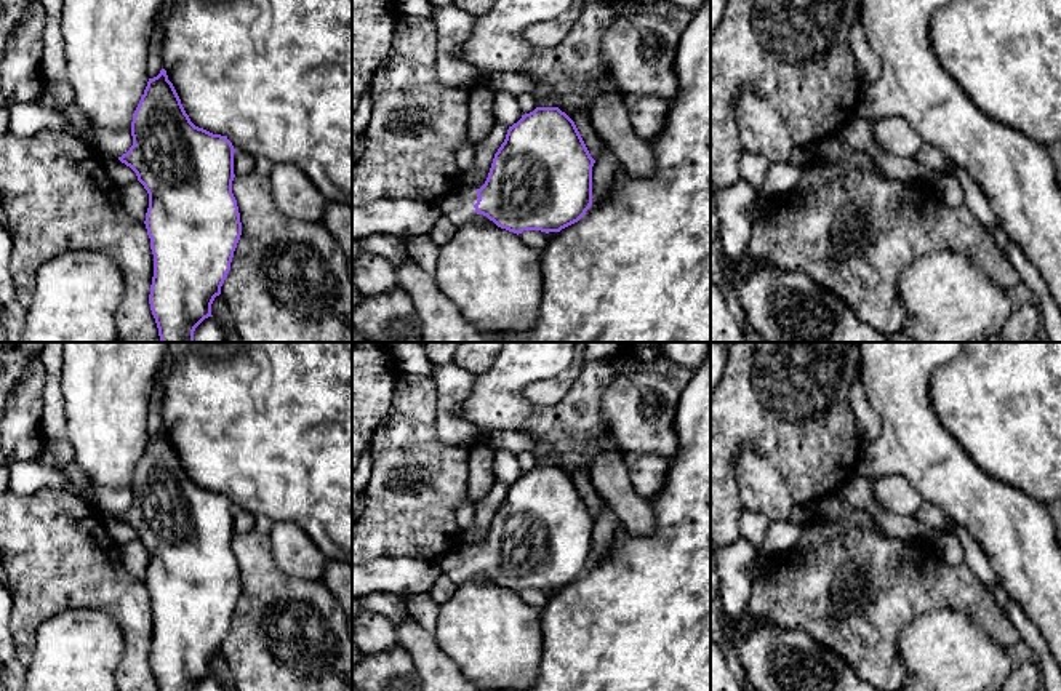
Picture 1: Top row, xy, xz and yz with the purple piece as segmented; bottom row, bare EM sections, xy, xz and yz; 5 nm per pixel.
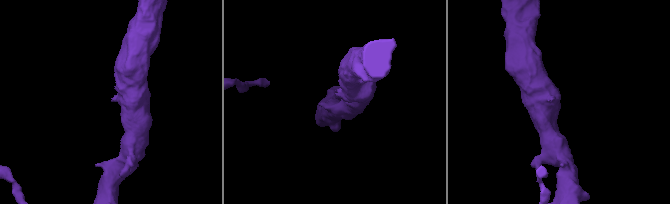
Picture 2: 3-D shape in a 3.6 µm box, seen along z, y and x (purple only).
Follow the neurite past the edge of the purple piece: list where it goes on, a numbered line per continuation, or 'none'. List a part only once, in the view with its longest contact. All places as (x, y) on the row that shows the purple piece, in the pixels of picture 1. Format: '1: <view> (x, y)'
1: xz (458, 207)

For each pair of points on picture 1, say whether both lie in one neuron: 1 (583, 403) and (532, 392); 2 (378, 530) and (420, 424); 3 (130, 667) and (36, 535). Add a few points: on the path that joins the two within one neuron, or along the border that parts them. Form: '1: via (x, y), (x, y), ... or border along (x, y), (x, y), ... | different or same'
1: border along (583, 367), (552, 407), (524, 399) | different
2: via (381, 504), (381, 482), (405, 450) | same
3: via (133, 632), (133, 623), (71, 562) | same

